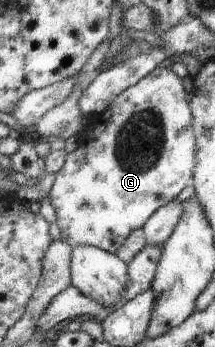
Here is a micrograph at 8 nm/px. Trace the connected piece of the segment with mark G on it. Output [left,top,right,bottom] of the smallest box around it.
[49,67,197,254]

